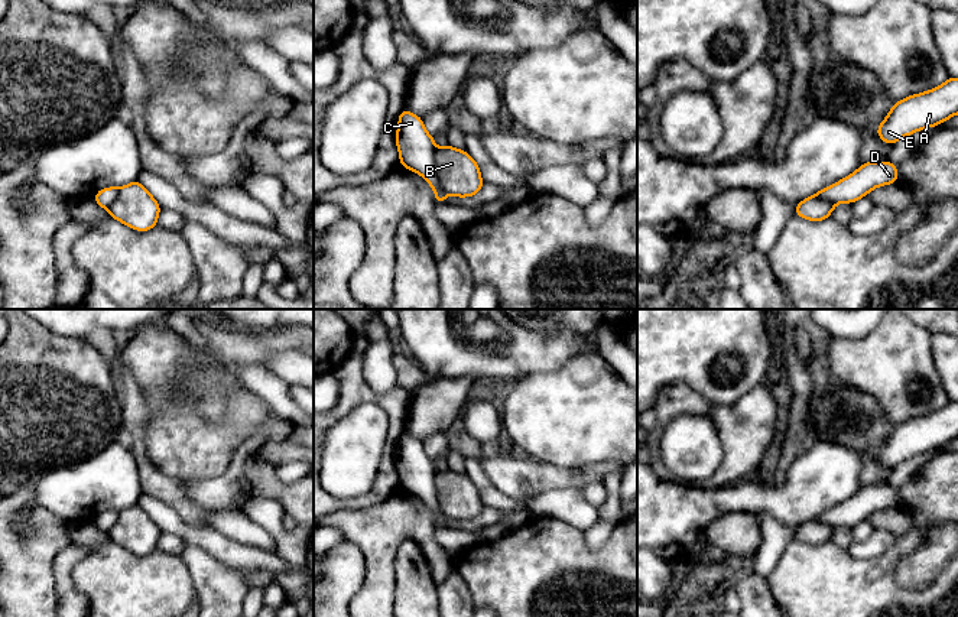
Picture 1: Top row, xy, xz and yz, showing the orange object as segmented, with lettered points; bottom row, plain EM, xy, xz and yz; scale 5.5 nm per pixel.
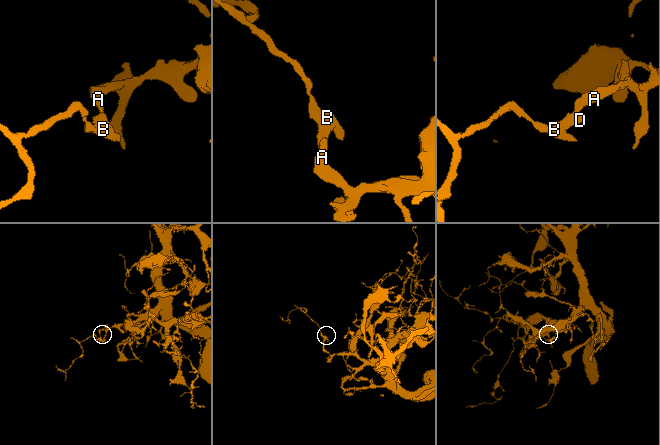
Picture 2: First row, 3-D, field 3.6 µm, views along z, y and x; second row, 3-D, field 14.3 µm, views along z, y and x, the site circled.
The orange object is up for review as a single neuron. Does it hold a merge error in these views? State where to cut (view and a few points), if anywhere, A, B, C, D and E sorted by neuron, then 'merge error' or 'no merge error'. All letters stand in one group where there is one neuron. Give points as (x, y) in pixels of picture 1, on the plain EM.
cut in xz along (435, 473), (435, 494), (439, 509), (445, 515); A B E / C D; merge error

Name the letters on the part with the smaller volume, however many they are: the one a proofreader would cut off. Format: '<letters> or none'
C, D

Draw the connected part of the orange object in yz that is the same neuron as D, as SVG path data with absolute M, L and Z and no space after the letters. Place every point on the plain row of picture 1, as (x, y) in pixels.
M866 486L850 500L821 513L815 520L831 527L854 527L877 510L897 507L897 490L892 486Z

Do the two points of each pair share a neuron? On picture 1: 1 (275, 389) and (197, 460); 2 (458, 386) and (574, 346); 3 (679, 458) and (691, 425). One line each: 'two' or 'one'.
1: two
2: two
3: one

